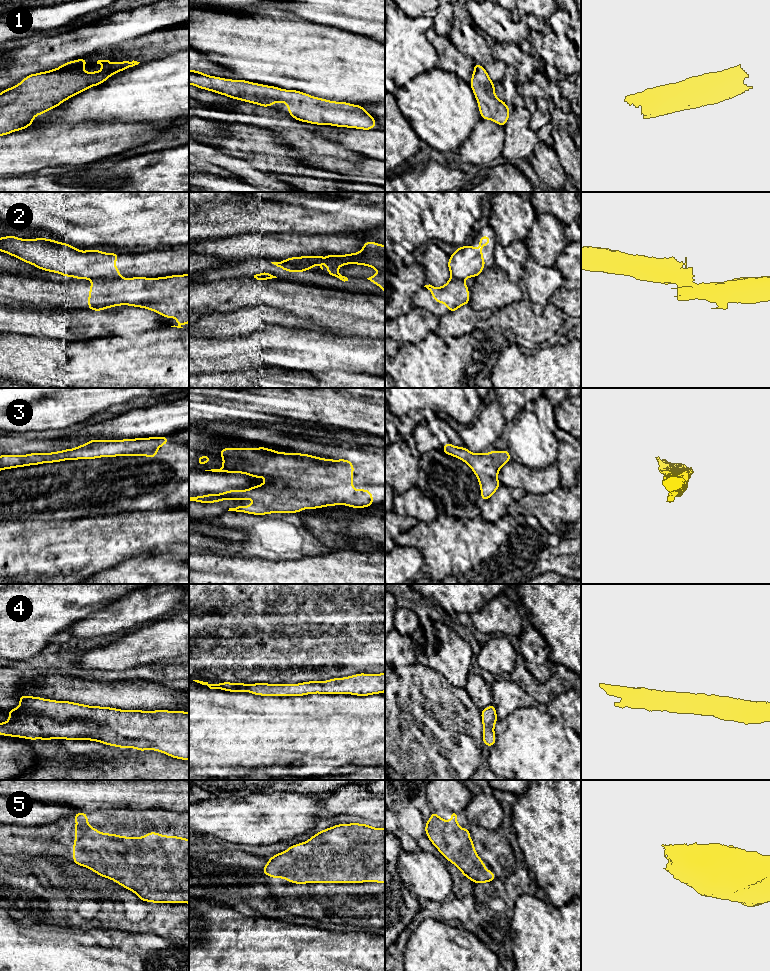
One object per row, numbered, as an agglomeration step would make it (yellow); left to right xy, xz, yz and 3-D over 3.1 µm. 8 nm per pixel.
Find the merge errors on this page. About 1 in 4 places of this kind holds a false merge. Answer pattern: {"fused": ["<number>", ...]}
{"fused": ["2"]}

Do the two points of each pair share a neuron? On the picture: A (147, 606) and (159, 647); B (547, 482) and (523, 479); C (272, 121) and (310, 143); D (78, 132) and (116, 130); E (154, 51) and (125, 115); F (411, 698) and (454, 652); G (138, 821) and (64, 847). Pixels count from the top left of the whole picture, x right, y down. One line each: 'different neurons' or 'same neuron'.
A: different neurons
B: same neuron
C: same neuron
D: same neuron
E: different neurons
F: different neurons
G: same neuron

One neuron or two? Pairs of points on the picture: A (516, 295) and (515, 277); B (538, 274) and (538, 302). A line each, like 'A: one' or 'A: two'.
A: two
B: one

